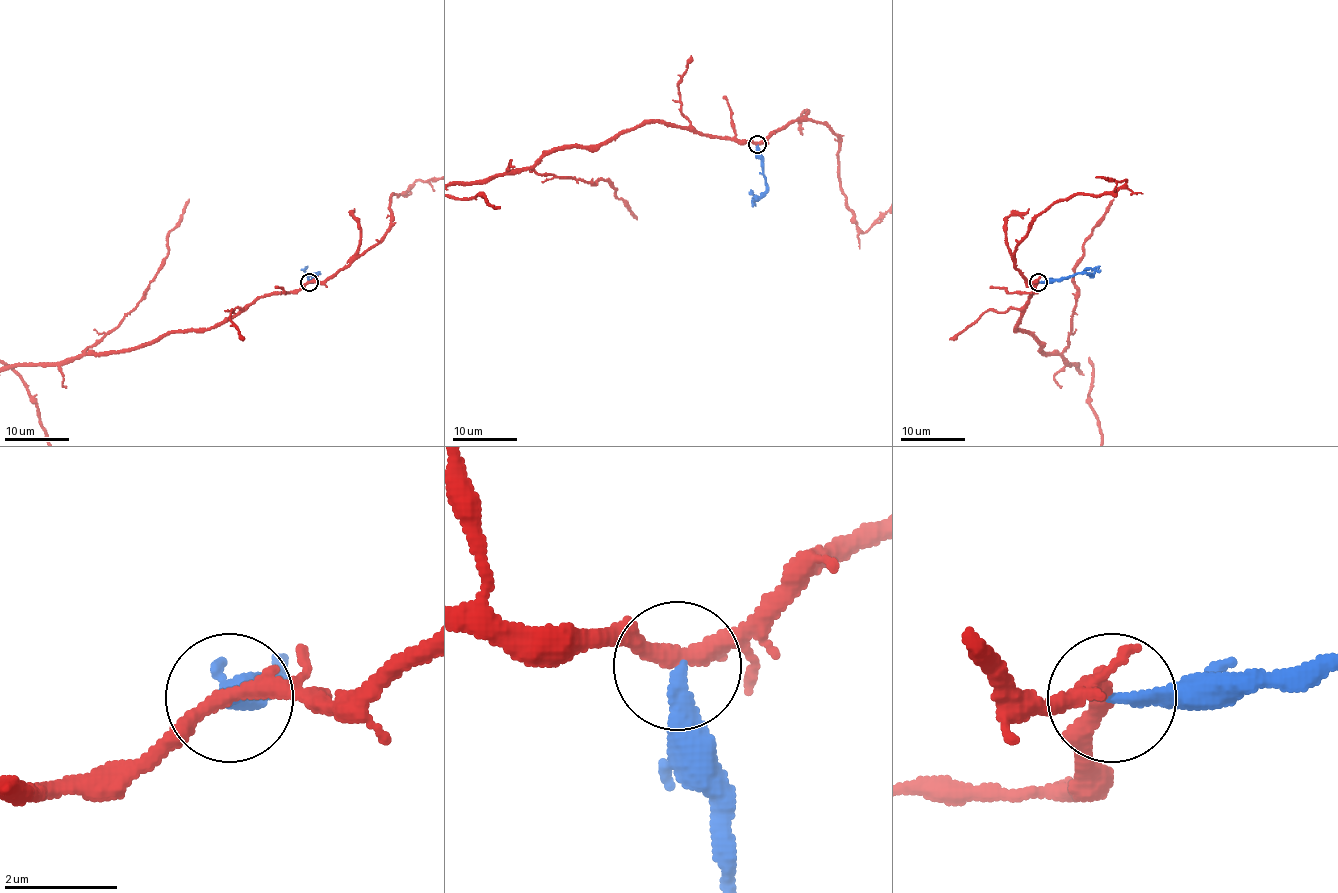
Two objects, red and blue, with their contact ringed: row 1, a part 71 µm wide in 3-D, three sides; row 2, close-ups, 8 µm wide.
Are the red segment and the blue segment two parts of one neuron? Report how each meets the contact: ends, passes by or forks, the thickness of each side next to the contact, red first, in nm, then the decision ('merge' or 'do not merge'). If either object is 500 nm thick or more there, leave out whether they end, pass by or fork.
red passes by; blue ends there; 300 nm thick on the red side, 240 nm on the other; do not merge

